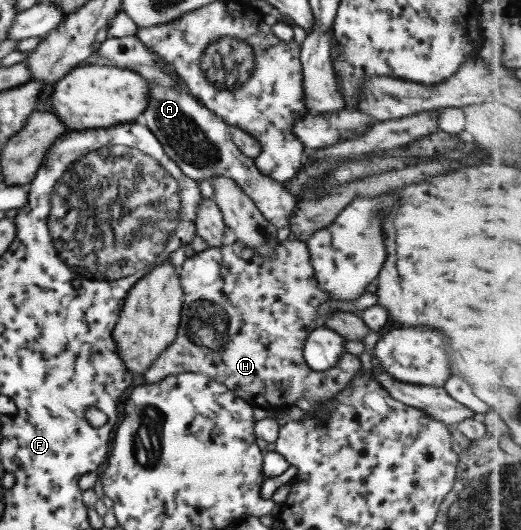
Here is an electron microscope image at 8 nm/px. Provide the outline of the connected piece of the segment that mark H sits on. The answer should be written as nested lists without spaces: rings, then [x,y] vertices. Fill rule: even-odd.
[[[230,239],[230,241],[222,247],[206,248],[203,251],[196,252],[189,258],[186,258],[182,262],[182,266],[180,267],[180,269],[178,269],[178,273],[177,273],[177,275],[179,276],[180,287],[182,287],[182,291],[184,293],[184,297],[183,297],[183,305],[180,310],[179,326],[178,326],[174,341],[172,341],[172,343],[170,343],[170,345],[168,345],[168,347],[166,347],[166,349],[164,349],[164,351],[162,351],[162,353],[160,353],[160,355],[158,355],[158,357],[156,357],[156,359],[154,359],[154,361],[152,361],[152,365],[150,367],[148,367],[148,369],[146,369],[146,371],[144,371],[144,373],[142,374],[142,377],[145,379],[144,383],[158,383],[158,381],[160,381],[161,379],[164,379],[164,377],[166,377],[167,375],[200,373],[202,375],[207,375],[210,379],[216,380],[218,383],[221,383],[222,385],[224,385],[224,387],[227,387],[228,391],[232,392],[232,395],[236,395],[238,398],[243,399],[252,408],[253,407],[264,407],[268,410],[271,409],[271,410],[278,410],[278,411],[284,410],[288,406],[295,405],[296,401],[298,401],[298,399],[300,399],[300,397],[304,397],[304,399],[306,399],[306,401],[308,401],[308,403],[310,403],[310,404],[324,403],[324,401],[326,401],[326,399],[332,399],[332,397],[336,397],[336,393],[338,393],[339,391],[342,391],[342,389],[344,389],[344,387],[346,387],[346,385],[348,385],[348,382],[351,381],[352,377],[354,377],[354,375],[359,371],[359,369],[360,369],[359,358],[358,358],[358,356],[350,354],[345,351],[345,353],[343,353],[340,356],[340,359],[338,359],[338,361],[336,362],[336,367],[334,367],[333,369],[328,369],[328,370],[324,370],[324,371],[312,371],[312,369],[310,369],[310,367],[308,367],[308,365],[306,365],[304,358],[303,358],[304,342],[307,338],[309,331],[312,331],[313,329],[318,328],[318,325],[316,325],[316,319],[318,319],[318,317],[324,317],[324,315],[318,315],[318,313],[316,313],[316,309],[318,309],[318,306],[322,305],[322,303],[324,303],[324,301],[329,300],[328,294],[324,293],[324,290],[320,290],[320,287],[318,287],[318,282],[316,282],[316,278],[314,278],[313,268],[310,263],[310,254],[308,254],[308,250],[306,249],[304,242],[301,242],[300,240],[296,240],[296,239],[282,240],[281,242],[278,243],[278,245],[276,245],[276,247],[274,247],[274,254],[276,254],[276,257],[274,257],[273,261],[270,261],[270,259],[268,259],[268,260],[262,259],[262,257],[260,257],[260,255],[258,255],[258,253],[254,253],[254,251],[252,251],[251,249],[248,249],[248,247],[244,247],[244,245],[242,245],[242,243],[240,243],[240,241],[234,241],[234,240]]]

